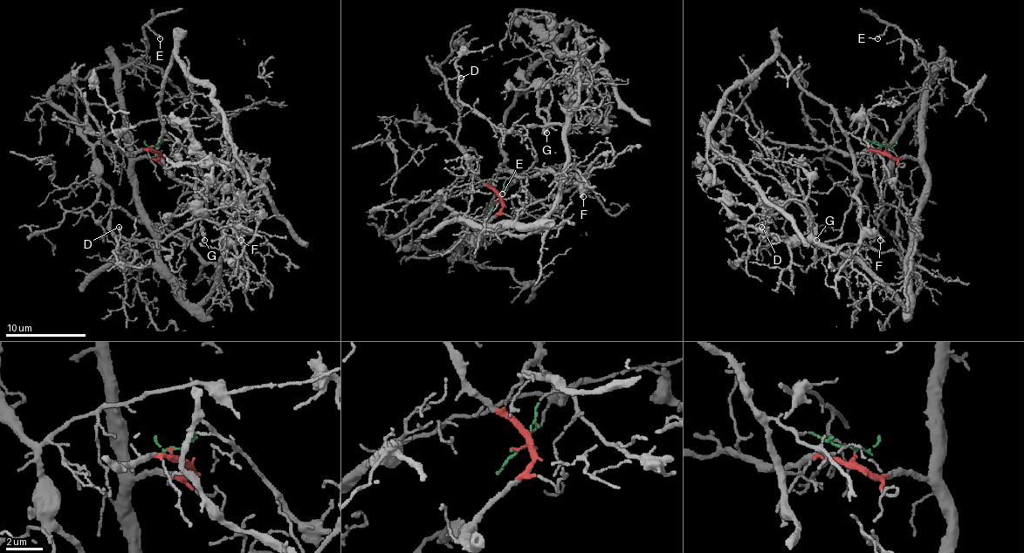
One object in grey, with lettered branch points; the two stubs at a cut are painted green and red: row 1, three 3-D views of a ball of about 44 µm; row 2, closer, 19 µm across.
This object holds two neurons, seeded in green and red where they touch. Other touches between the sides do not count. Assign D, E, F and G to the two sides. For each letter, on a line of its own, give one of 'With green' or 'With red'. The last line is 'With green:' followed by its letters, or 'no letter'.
D: With red
E: With red
F: With green
G: With red
With green: F

